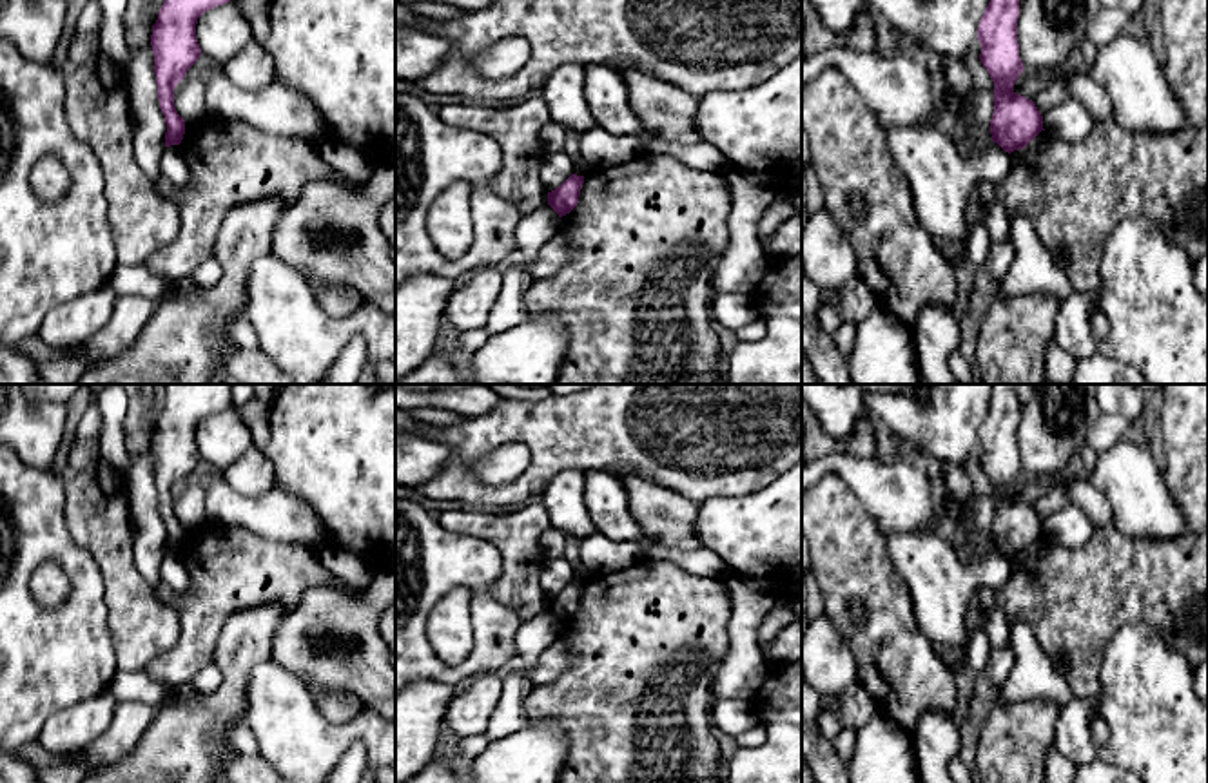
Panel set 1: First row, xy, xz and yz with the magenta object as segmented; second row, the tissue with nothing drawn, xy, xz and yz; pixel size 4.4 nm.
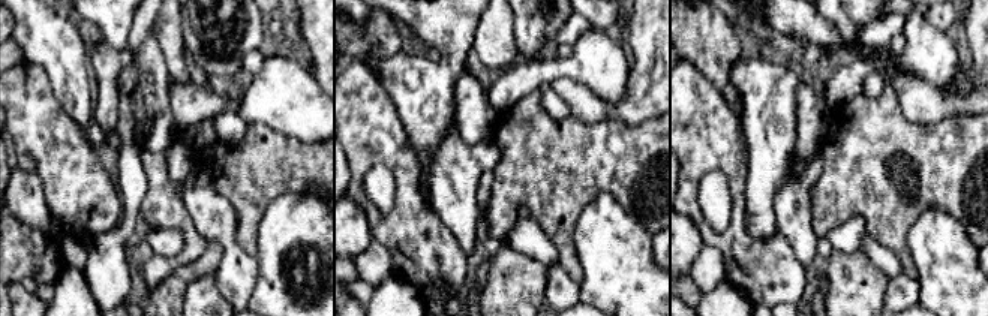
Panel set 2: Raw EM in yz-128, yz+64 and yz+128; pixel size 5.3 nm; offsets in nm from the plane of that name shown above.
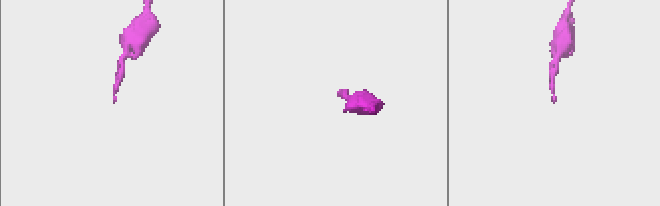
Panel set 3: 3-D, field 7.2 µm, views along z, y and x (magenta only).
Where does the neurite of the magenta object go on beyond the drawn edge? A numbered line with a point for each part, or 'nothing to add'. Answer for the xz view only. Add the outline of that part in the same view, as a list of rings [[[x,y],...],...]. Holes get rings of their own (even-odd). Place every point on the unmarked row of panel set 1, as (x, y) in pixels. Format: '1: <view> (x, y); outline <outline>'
nothing to add

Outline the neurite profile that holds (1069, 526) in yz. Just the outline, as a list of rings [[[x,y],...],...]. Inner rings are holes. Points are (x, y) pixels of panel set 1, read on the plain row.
[[[1072,504],[1052,513],[1041,522],[1043,535],[1068,549],[1083,547],[1096,531],[1085,513]]]

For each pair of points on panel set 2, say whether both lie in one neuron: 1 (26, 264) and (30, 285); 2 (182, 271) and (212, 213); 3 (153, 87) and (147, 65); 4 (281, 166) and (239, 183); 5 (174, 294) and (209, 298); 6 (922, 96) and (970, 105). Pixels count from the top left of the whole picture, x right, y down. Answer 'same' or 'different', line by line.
1: different
2: different
3: same
4: same
5: different
6: same

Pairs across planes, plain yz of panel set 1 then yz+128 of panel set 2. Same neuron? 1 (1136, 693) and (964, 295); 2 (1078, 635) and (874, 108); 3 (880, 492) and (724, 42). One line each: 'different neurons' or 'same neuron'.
1: same neuron
2: same neuron
3: different neurons

